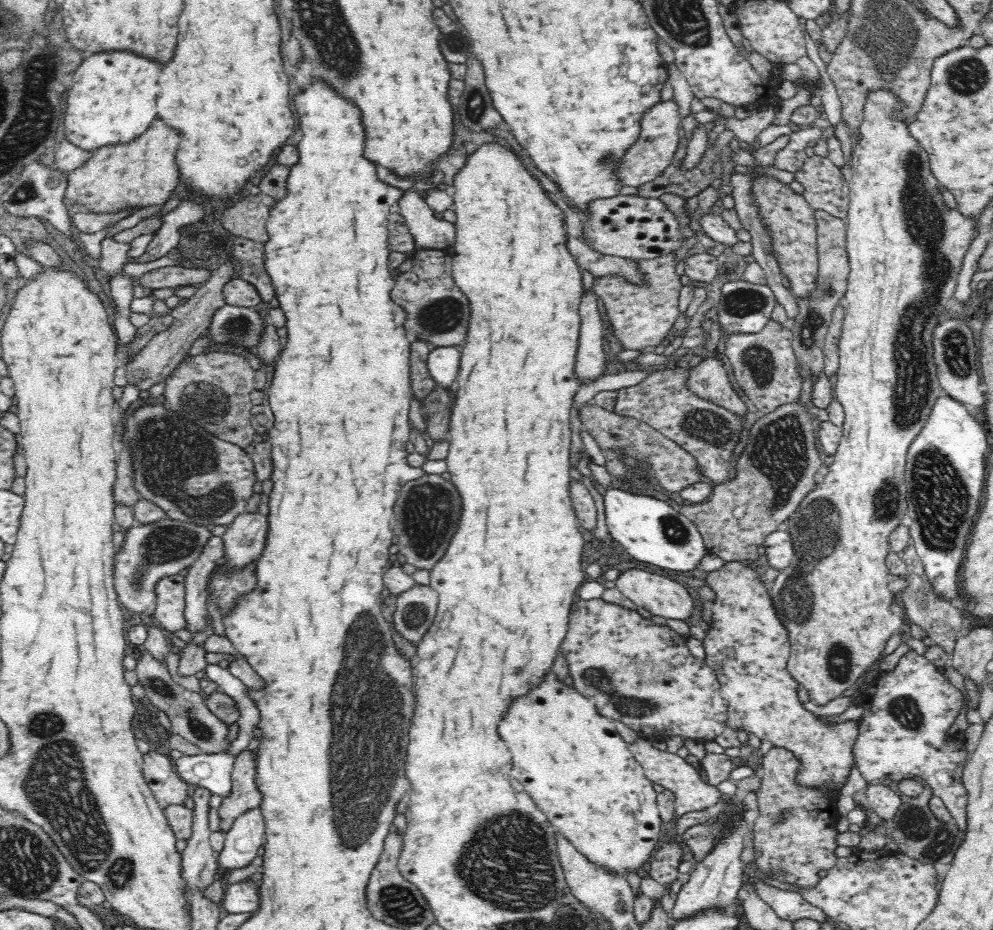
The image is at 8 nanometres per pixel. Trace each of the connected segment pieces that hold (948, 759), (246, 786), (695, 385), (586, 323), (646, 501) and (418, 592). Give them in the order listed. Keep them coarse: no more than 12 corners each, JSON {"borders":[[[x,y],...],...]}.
{"borders":[[[908,650],[861,694],[855,767],[922,778],[963,834],[965,701]],[[254,753],[235,756],[232,790],[217,808],[218,832],[259,806]],[[702,359],[684,383],[694,395],[747,417],[720,360]],[[583,288],[575,371],[582,384],[602,376],[604,326],[598,296]],[[610,488],[614,543],[636,561],[696,570],[697,526],[658,497]],[[416,584],[396,600],[394,624],[420,642],[436,617],[439,595]]]}

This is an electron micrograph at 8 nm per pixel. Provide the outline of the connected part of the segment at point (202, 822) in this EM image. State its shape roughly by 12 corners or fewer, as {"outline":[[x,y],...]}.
{"outline":[[194,787],[192,838],[180,858],[186,888],[206,890],[218,870],[210,845],[210,791]]}

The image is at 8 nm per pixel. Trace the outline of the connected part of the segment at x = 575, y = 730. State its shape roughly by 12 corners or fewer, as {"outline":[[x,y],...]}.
{"outline":[[548,672],[498,724],[590,862],[645,869],[663,822],[614,719]]}

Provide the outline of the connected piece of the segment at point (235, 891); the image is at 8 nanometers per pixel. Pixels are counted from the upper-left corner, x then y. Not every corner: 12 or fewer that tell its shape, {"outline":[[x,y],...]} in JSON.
{"outline":[[228,885],[221,900],[230,914],[254,913],[258,886]]}

